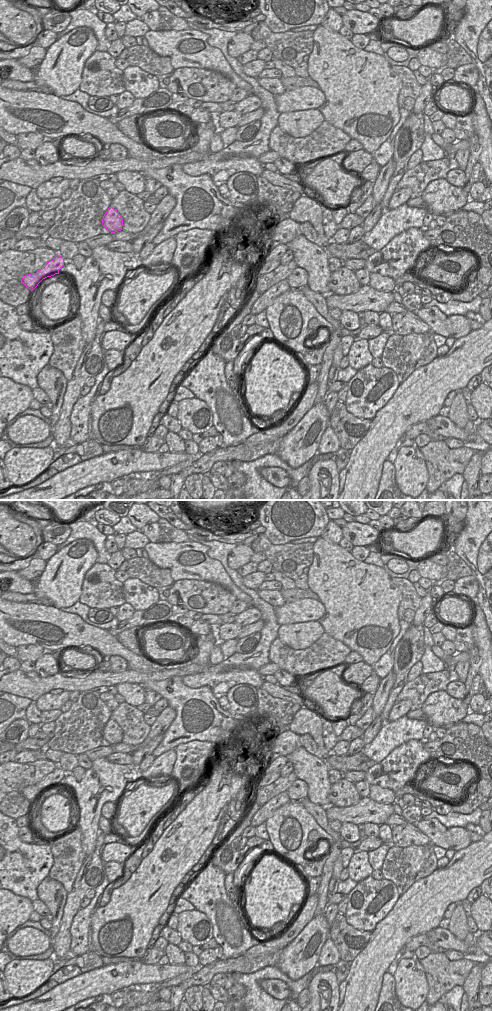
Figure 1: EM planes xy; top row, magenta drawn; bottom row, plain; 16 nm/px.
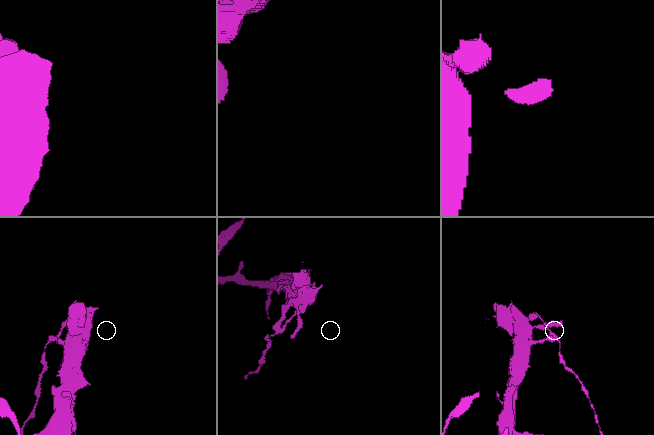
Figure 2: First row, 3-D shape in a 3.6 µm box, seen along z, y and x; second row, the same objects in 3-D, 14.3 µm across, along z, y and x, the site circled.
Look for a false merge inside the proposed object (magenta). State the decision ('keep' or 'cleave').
cleave

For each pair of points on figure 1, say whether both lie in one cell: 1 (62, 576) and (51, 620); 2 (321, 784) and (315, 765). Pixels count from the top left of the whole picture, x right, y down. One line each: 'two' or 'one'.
1: two
2: one

